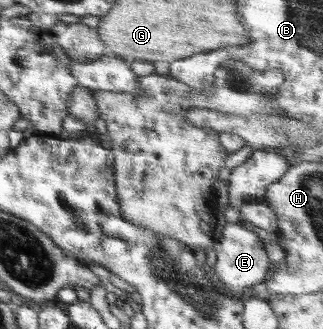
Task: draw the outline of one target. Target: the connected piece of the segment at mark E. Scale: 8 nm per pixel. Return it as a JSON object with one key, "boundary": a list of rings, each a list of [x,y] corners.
{"boundary":[[[227,223],[223,228],[221,240],[215,241],[216,263],[211,268],[214,279],[222,285],[222,289],[232,296],[239,297],[247,287],[261,285],[265,281],[266,273],[272,265],[268,252],[264,248],[265,242],[254,234],[252,225],[244,223]]]}

